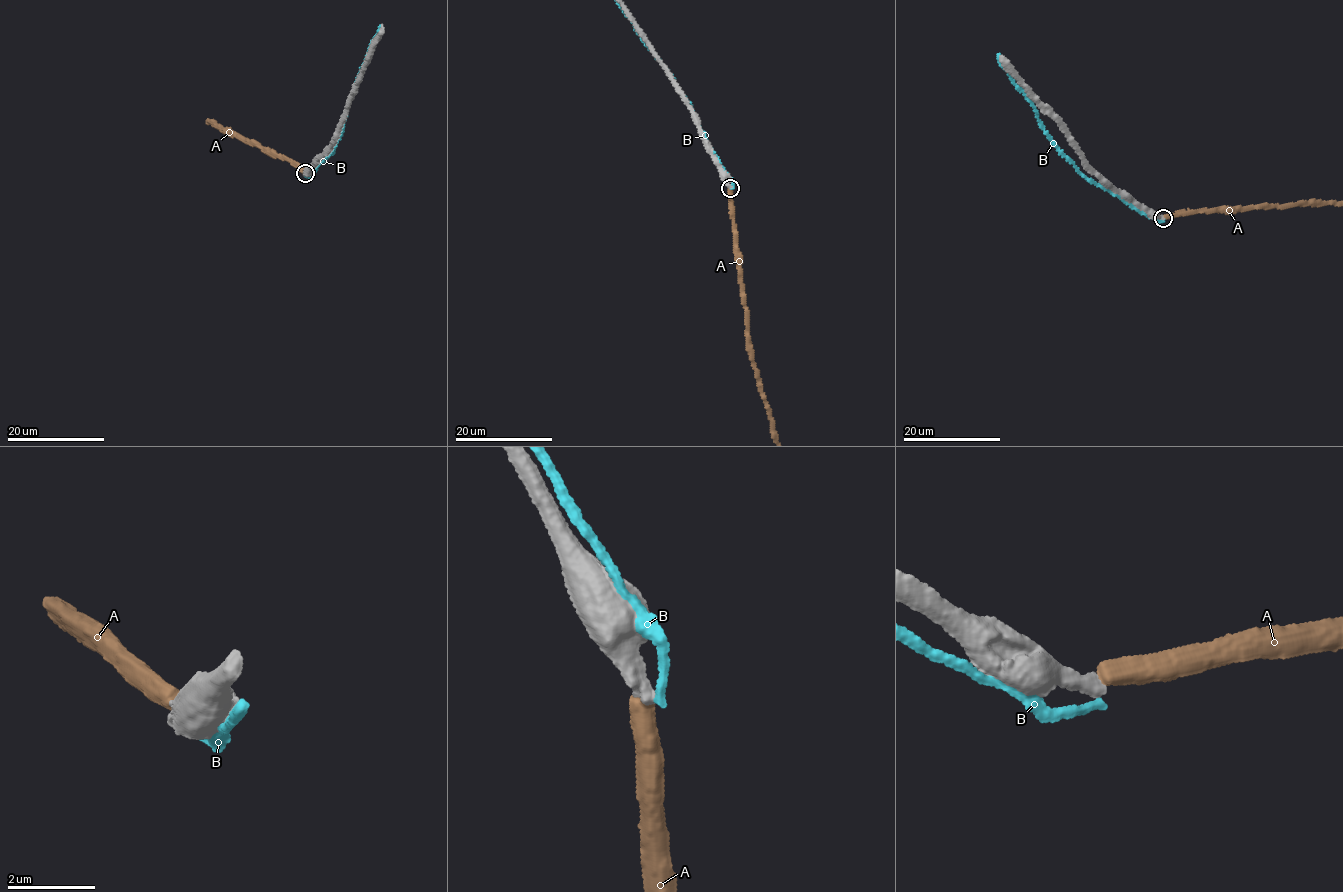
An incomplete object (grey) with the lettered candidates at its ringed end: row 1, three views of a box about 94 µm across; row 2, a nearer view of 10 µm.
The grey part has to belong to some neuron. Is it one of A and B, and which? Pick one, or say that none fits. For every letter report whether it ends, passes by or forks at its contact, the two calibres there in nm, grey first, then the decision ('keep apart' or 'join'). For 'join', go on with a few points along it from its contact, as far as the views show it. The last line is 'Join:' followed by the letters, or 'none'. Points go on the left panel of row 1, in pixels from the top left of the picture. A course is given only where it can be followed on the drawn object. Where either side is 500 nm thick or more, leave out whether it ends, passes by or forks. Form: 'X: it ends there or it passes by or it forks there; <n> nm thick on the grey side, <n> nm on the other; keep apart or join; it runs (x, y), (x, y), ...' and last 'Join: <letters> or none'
A: it ends there; 400 nm thick on the grey side, 440 nm on the other; keep apart
B: it ends there; 400 nm thick on the grey side, 190 nm on the other; keep apart
Join: none

